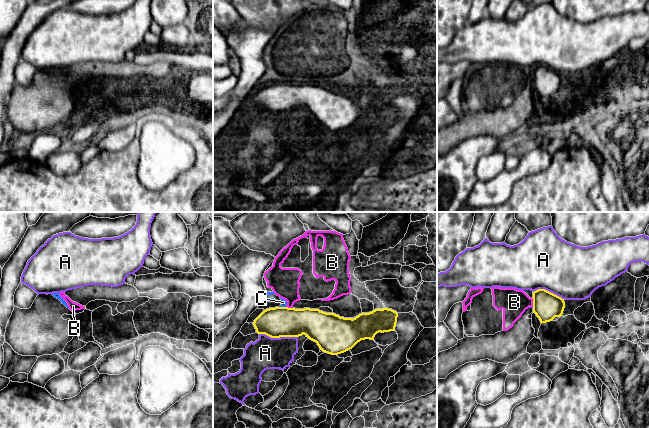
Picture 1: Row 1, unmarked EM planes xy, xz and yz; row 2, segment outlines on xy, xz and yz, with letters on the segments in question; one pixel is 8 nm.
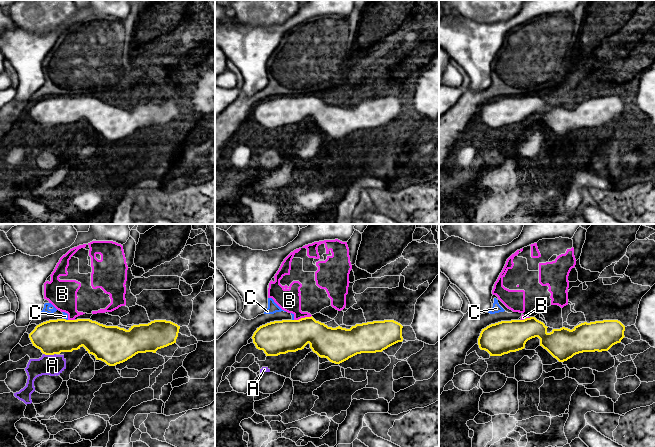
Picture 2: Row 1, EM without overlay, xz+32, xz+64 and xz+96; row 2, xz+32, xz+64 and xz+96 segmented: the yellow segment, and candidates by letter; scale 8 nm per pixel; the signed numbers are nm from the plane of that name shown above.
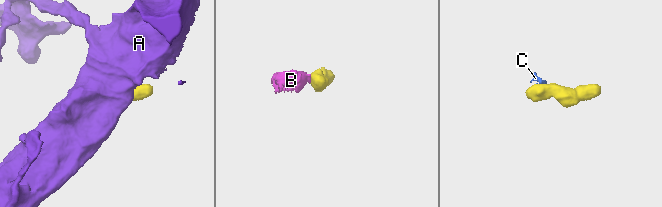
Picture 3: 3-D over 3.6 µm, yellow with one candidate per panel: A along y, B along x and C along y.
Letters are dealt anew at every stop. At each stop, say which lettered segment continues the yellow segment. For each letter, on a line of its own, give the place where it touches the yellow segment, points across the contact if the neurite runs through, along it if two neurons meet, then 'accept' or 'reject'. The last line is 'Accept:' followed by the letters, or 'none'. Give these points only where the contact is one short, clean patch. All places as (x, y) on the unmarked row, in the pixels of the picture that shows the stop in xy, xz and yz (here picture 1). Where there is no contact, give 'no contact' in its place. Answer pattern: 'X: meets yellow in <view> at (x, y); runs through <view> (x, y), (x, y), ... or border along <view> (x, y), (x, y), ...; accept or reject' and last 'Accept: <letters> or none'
A: meets yellow in xz at (278, 113); reject
B: meets yellow in yz at (533, 79); reject
C: meets yellow in xz at (282, 83); reject
Accept: none

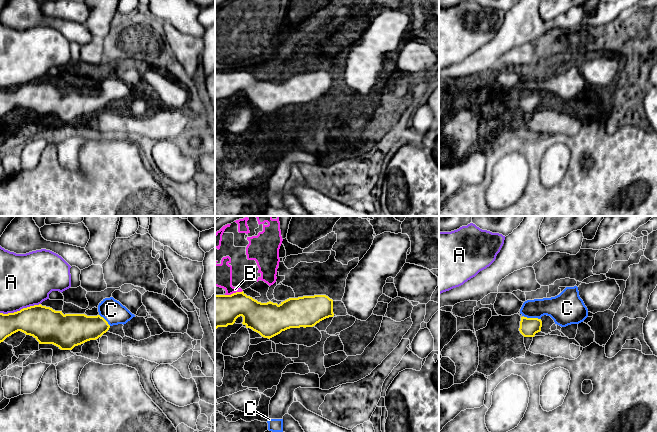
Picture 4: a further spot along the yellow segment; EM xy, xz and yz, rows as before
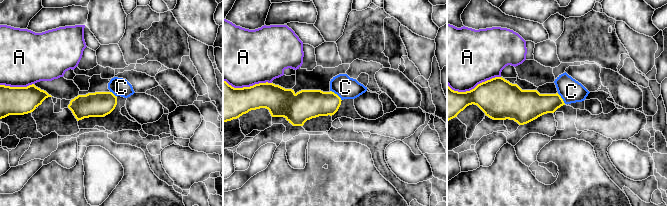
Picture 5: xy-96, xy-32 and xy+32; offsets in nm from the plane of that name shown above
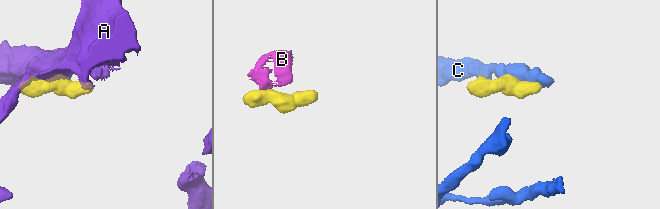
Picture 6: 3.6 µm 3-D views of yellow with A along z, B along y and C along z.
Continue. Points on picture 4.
A: meets yellow in xy at (21, 85); reject
B: meets yellow in xz at (233, 69); reject
C: meets yellow in yz at (532, 94); runs through yz (529, 103), (532, 94), (542, 84), (561, 84); accept
Accept: C

